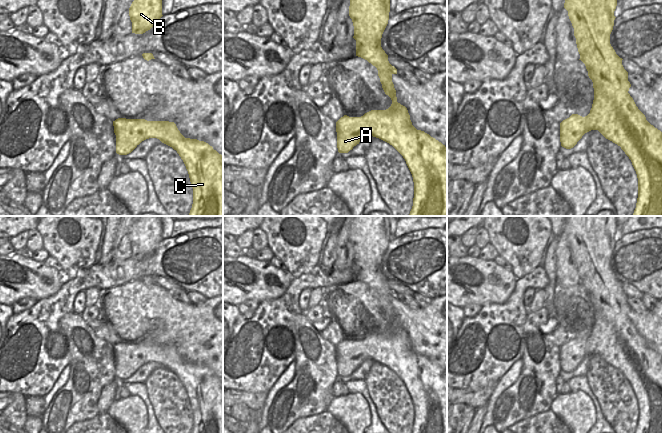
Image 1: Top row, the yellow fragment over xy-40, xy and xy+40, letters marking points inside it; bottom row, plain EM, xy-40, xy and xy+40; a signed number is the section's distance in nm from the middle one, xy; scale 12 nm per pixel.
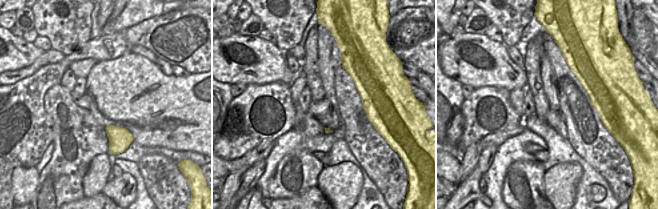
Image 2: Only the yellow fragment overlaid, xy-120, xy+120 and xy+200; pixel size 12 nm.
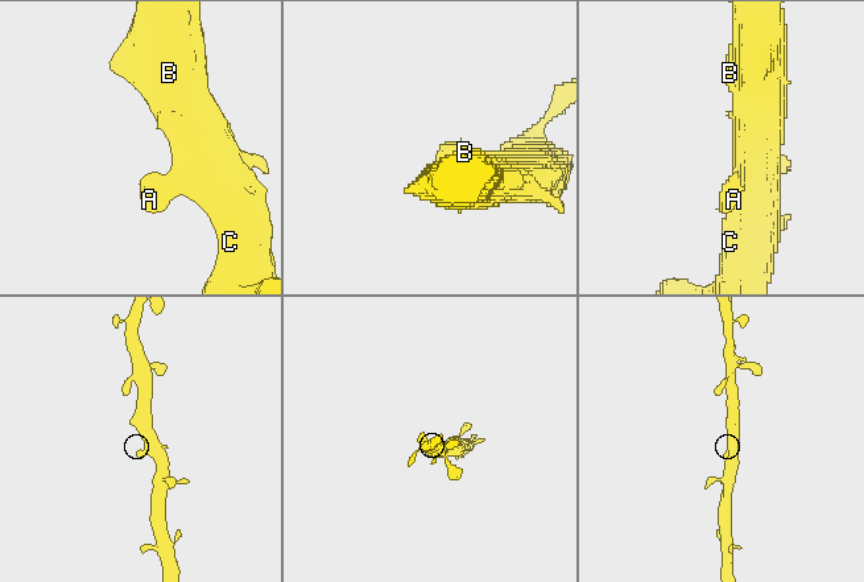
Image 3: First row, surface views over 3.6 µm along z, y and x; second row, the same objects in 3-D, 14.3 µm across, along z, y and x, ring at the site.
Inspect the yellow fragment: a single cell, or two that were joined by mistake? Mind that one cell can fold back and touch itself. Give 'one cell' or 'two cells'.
one cell

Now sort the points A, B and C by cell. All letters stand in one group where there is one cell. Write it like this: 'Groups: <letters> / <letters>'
Groups: A B C

